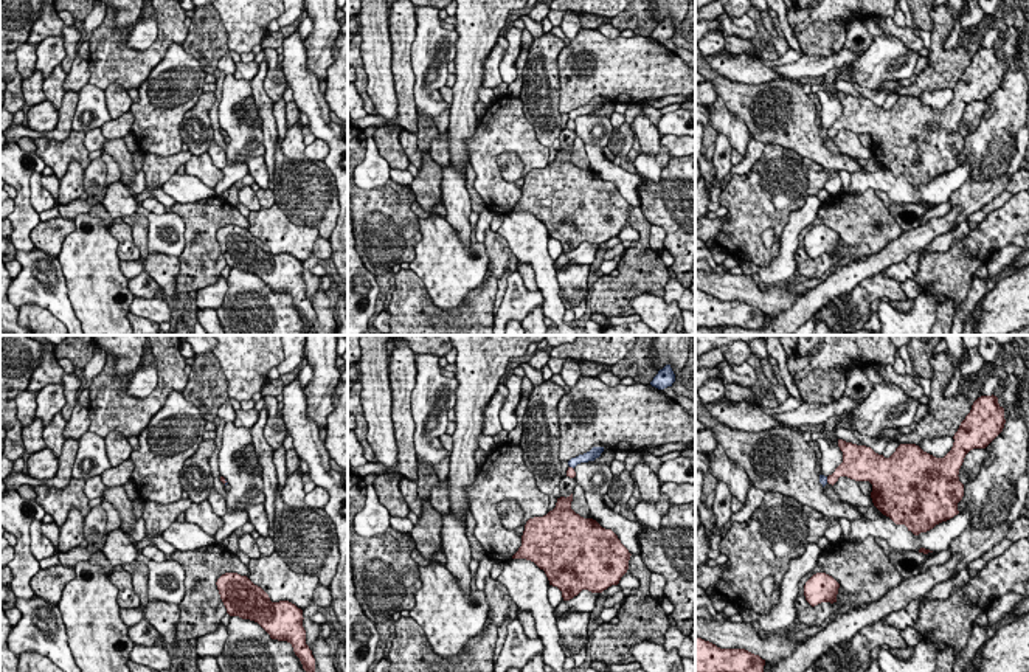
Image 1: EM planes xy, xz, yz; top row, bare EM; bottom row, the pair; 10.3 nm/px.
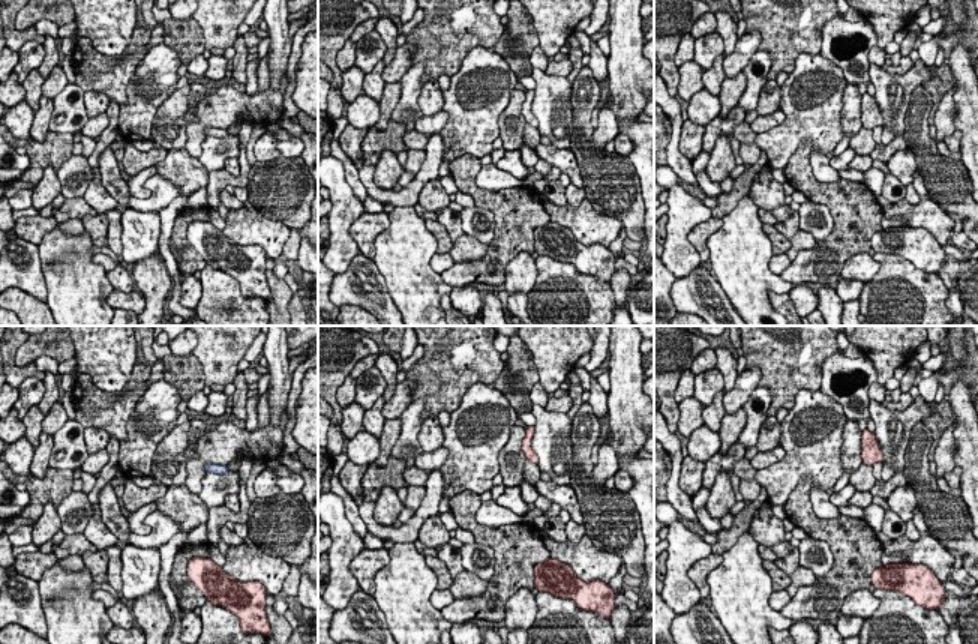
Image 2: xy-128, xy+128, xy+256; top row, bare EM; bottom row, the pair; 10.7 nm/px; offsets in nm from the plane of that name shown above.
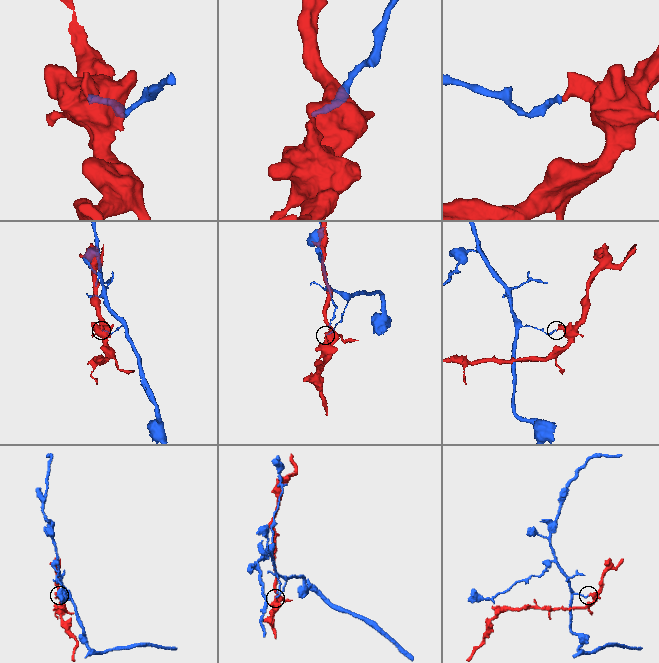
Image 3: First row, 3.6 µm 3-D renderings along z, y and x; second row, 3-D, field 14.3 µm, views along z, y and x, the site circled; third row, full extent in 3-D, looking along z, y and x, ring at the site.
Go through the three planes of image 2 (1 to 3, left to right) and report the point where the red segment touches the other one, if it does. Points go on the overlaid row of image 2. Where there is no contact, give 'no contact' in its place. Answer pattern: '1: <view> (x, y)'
1: no contact
2: no contact
3: no contact

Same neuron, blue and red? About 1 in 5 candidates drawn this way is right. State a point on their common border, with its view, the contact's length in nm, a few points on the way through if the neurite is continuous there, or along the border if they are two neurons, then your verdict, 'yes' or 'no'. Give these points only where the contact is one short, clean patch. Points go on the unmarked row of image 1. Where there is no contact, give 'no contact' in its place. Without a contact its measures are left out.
contact yz (826, 132); length 70 nm; border yz (826, 129), (828, 134); no

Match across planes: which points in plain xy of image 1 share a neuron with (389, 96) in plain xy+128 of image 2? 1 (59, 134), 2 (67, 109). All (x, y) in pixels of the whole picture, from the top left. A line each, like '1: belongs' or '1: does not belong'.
1: belongs
2: belongs

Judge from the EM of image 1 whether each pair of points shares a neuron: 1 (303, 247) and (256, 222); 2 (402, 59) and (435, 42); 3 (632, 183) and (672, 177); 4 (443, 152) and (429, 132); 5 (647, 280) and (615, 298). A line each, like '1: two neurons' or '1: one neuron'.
1: one neuron
2: two neurons
3: two neurons
4: two neurons
5: one neuron

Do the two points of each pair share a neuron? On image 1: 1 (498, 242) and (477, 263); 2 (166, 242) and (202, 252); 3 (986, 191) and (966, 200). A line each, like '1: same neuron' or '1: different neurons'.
1: different neurons
2: different neurons
3: same neuron

